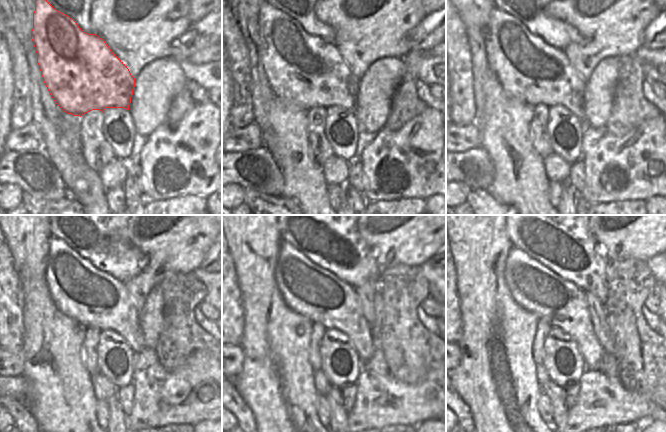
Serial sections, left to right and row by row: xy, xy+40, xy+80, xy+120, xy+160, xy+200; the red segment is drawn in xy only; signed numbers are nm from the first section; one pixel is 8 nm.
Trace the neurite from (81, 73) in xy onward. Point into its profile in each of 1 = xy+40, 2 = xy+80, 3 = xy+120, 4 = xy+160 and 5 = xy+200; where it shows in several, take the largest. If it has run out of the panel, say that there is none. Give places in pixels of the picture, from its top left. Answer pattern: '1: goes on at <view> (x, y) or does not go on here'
1: goes on at xy+40 (305, 70)
2: goes on at xy+80 (530, 70)
3: goes on at xy+120 (79, 290)
4: goes on at xy+160 (306, 288)
5: goes on at xy+200 (538, 290)

